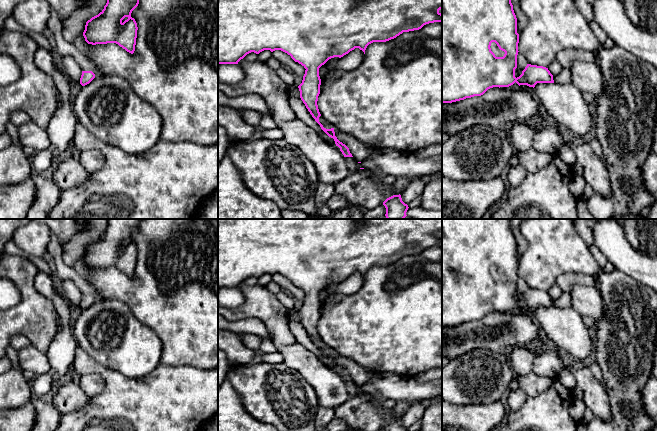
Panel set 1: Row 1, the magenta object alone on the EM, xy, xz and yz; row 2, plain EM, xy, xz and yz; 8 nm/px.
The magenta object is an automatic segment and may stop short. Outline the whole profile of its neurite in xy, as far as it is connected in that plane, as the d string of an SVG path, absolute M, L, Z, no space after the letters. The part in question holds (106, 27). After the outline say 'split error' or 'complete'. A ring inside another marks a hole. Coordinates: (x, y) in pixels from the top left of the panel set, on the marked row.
M107 0L104 9L86 22L83 36L88 44L116 43L133 54L137 23L131 17L139 0Z; complete

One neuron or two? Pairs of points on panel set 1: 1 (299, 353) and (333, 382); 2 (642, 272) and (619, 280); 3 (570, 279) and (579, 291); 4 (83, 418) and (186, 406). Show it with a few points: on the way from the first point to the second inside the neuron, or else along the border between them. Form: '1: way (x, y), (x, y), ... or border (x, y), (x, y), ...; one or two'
1: way (307, 361), (325, 379); one
2: border (616, 268), (646, 286); two
3: border (594, 284), (590, 286), (574, 285), (568, 291); two
4: way (109, 418), (157, 418), (160, 415); one

